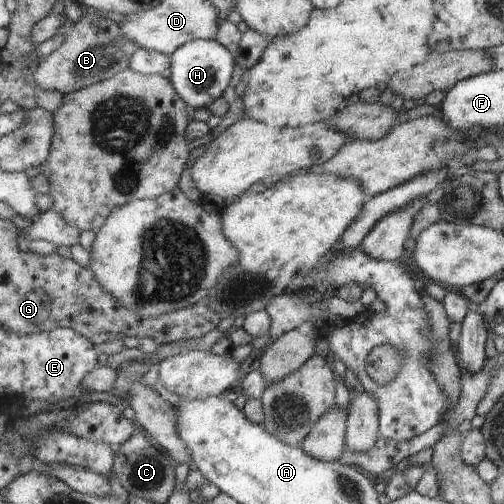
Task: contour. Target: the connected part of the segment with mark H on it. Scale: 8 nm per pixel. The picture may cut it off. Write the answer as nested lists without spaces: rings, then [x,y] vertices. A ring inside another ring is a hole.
[[[195,39],[186,42],[171,56],[170,81],[174,84],[179,96],[186,100],[187,106],[196,110],[207,108],[222,96],[229,84],[231,72],[233,72],[233,58],[229,52],[214,40]]]

